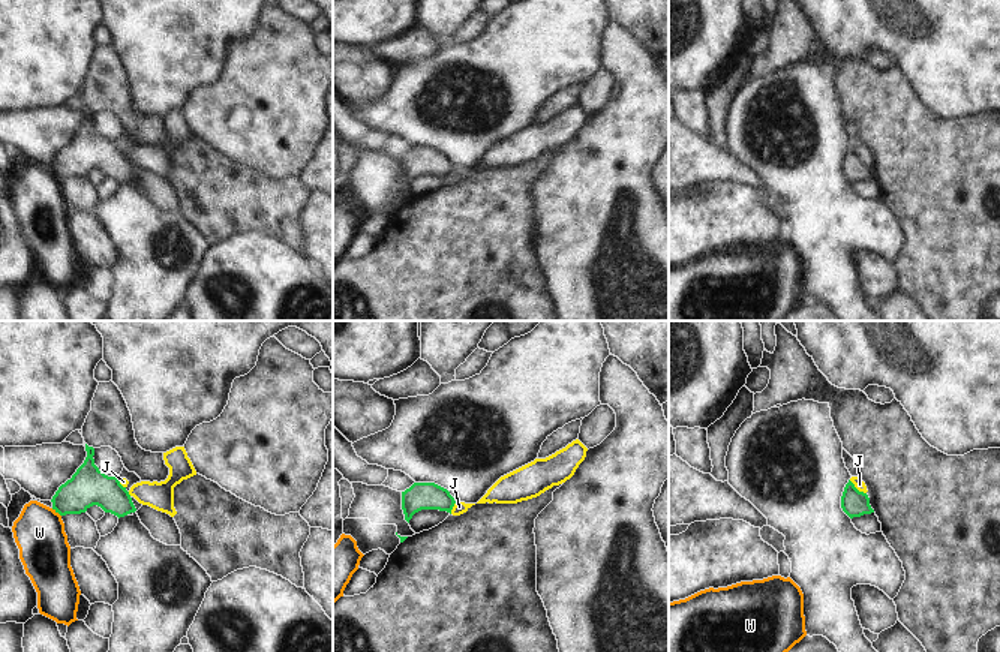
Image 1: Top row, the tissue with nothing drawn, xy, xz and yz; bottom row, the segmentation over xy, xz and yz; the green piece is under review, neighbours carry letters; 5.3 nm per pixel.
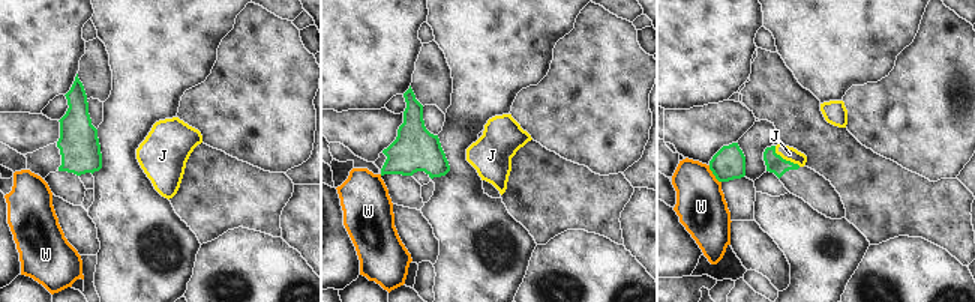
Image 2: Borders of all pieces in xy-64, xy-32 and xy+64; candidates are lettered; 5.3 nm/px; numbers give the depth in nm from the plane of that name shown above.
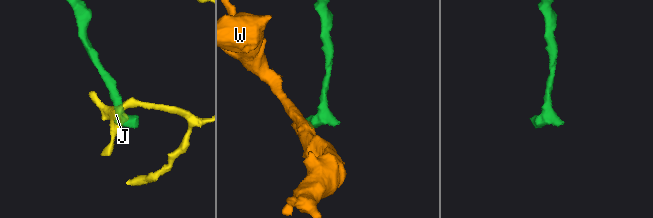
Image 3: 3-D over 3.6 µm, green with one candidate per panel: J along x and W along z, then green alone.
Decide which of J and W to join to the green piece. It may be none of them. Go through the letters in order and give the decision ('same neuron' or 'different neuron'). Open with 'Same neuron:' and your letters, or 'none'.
Same neuron: none
J: different neuron
W: different neuron

